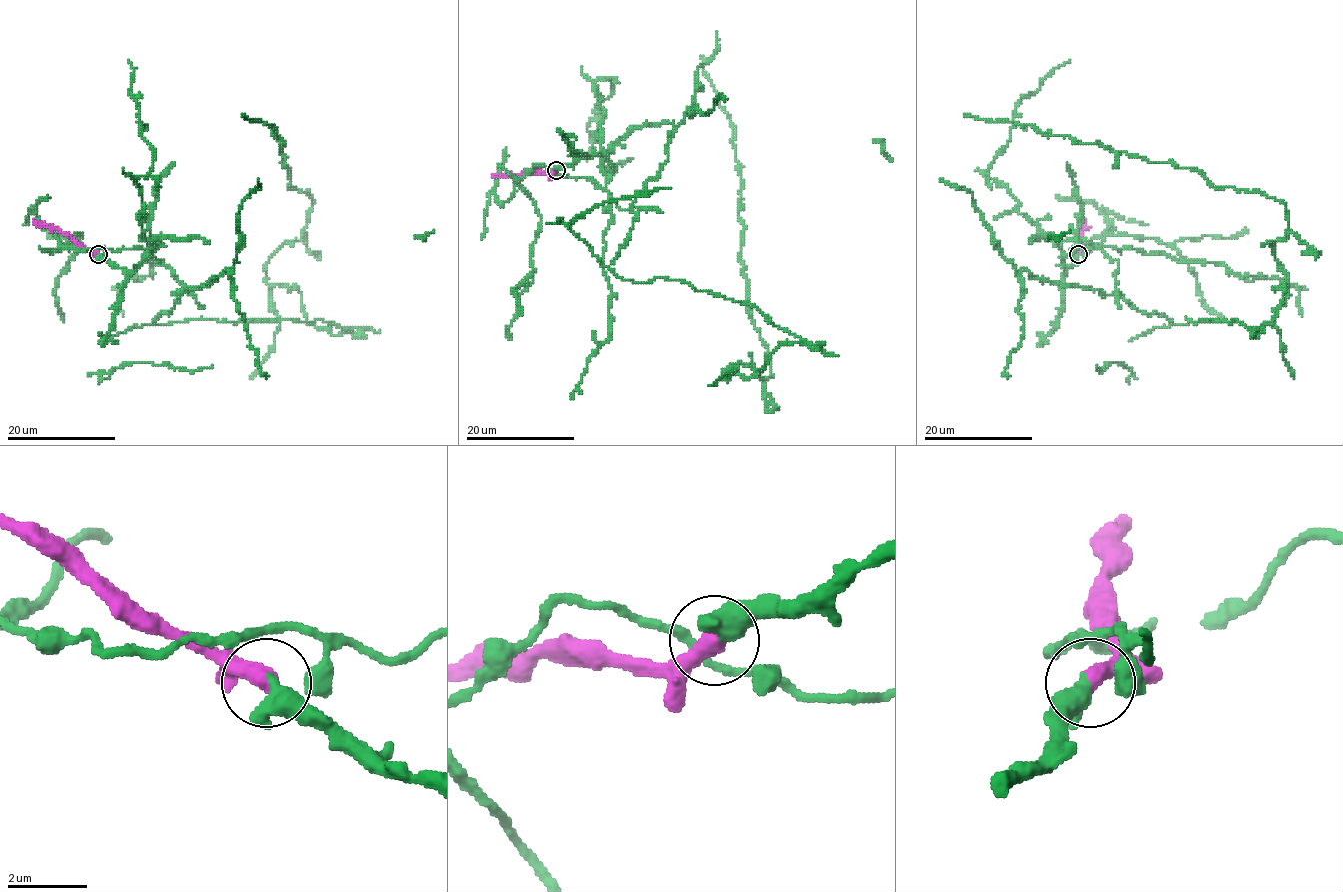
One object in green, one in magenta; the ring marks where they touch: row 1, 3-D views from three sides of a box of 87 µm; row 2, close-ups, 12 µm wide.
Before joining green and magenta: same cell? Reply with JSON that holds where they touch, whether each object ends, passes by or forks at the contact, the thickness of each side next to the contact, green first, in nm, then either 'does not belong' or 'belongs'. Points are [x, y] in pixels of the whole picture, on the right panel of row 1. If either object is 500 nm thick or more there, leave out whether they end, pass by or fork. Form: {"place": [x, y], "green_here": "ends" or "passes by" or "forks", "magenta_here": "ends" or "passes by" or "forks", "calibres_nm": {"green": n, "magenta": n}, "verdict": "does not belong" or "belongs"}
{"place": [1078, 254], "green_here": "passes by", "magenta_here": "ends", "calibres_nm": {"green": 380, "magenta": 480}, "verdict": "belongs"}

